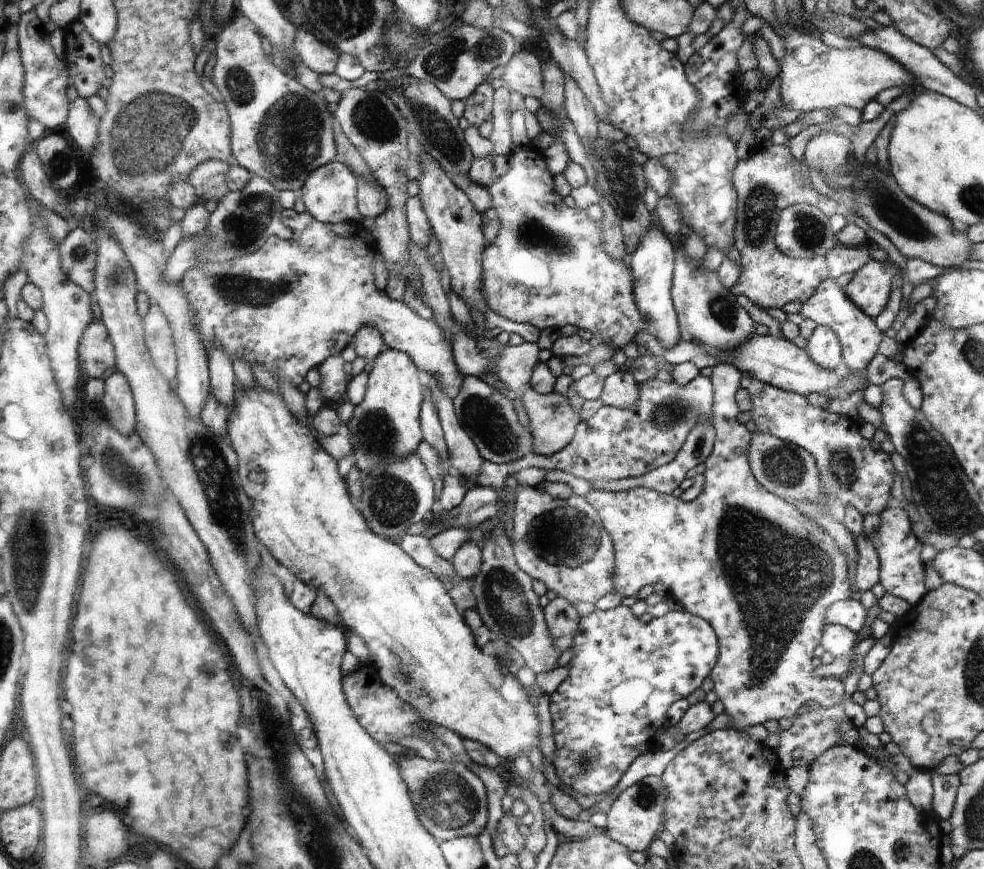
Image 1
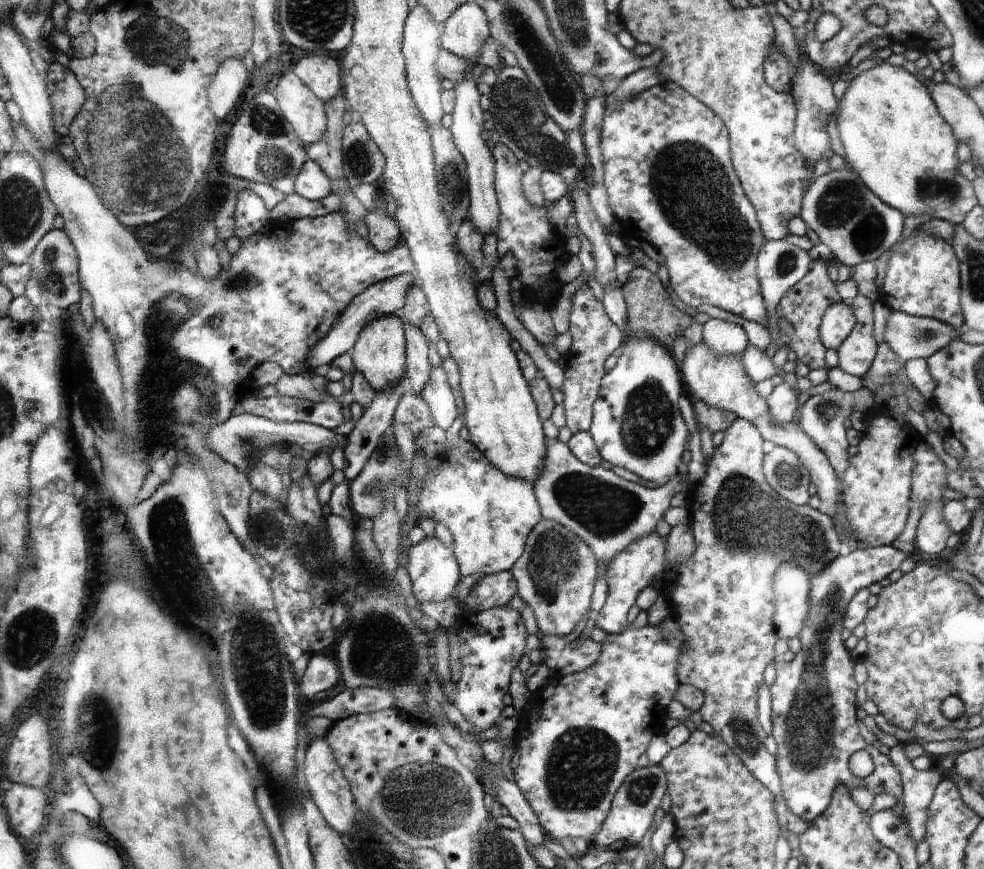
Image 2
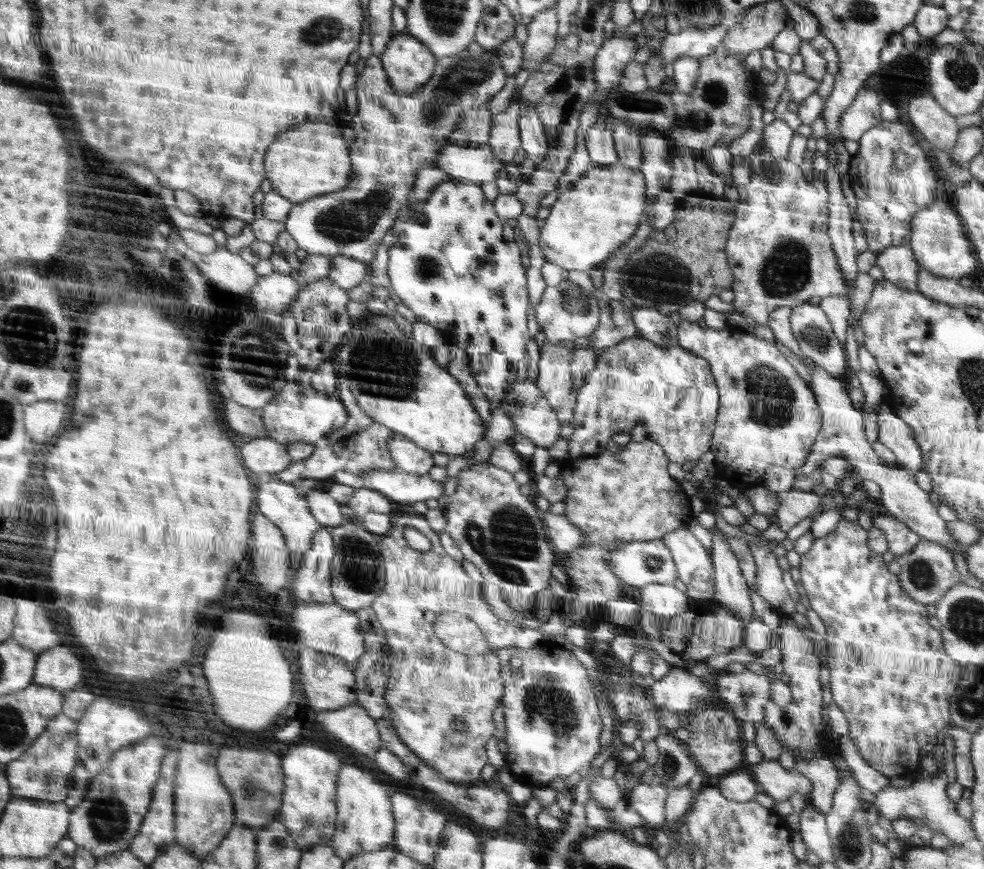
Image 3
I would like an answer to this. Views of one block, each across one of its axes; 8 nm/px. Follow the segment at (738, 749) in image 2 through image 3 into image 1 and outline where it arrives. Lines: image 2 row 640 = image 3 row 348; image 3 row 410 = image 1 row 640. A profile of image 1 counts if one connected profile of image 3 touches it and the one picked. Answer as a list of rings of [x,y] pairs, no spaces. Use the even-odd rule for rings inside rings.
[[[718,363],[713,366],[710,381],[712,381],[713,398],[712,398],[712,426],[715,428],[715,441],[713,444],[710,456],[705,460],[704,466],[706,471],[703,473],[705,482],[699,496],[691,502],[683,502],[680,497],[674,497],[671,493],[661,493],[653,491],[644,487],[638,487],[629,491],[599,491],[592,489],[585,497],[588,502],[603,518],[605,529],[614,542],[616,554],[616,570],[615,570],[615,590],[622,596],[636,596],[640,592],[642,586],[646,584],[666,584],[668,590],[672,592],[673,596],[684,603],[684,609],[690,611],[692,614],[698,615],[700,618],[706,619],[713,625],[713,629],[717,633],[717,638],[720,640],[720,656],[717,658],[716,668],[713,673],[710,673],[710,678],[714,682],[714,692],[717,694],[717,699],[724,704],[723,712],[732,717],[732,724],[734,729],[748,730],[748,728],[755,724],[764,724],[766,720],[780,720],[780,718],[794,718],[797,713],[805,708],[808,704],[815,704],[820,707],[836,707],[841,706],[840,702],[846,702],[847,718],[852,722],[856,720],[856,726],[862,727],[866,716],[860,710],[860,706],[852,704],[851,699],[844,700],[844,686],[839,679],[819,677],[814,674],[814,669],[810,660],[812,660],[812,652],[814,648],[820,644],[820,634],[825,621],[825,614],[829,610],[829,606],[835,602],[852,598],[852,592],[847,581],[847,558],[840,550],[836,541],[820,526],[816,521],[810,517],[802,514],[796,504],[789,503],[778,495],[767,491],[761,483],[757,481],[752,471],[752,466],[749,462],[749,448],[750,441],[753,440],[753,433],[748,431],[746,425],[739,422],[738,415],[742,412],[741,407],[737,402],[737,392],[741,387],[741,380],[743,374],[732,365],[726,363]]]

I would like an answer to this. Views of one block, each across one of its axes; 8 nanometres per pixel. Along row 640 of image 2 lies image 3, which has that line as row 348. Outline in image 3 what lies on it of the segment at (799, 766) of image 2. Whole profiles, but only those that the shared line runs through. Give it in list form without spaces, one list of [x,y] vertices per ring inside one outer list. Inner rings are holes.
[[[804,303],[792,307],[790,326],[798,341],[800,350],[808,358],[813,360],[813,364],[823,368],[828,374],[834,377],[842,376],[846,372],[846,356],[844,356],[844,350],[842,350],[842,346],[838,342],[839,338],[833,330],[833,325],[829,321],[828,315],[819,305]]]

